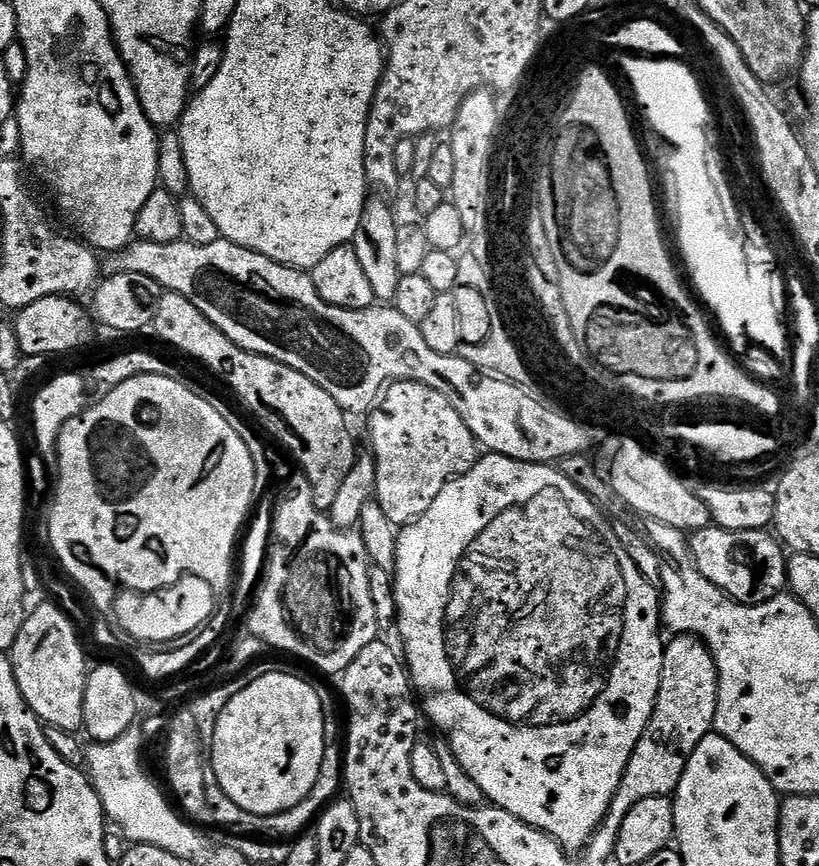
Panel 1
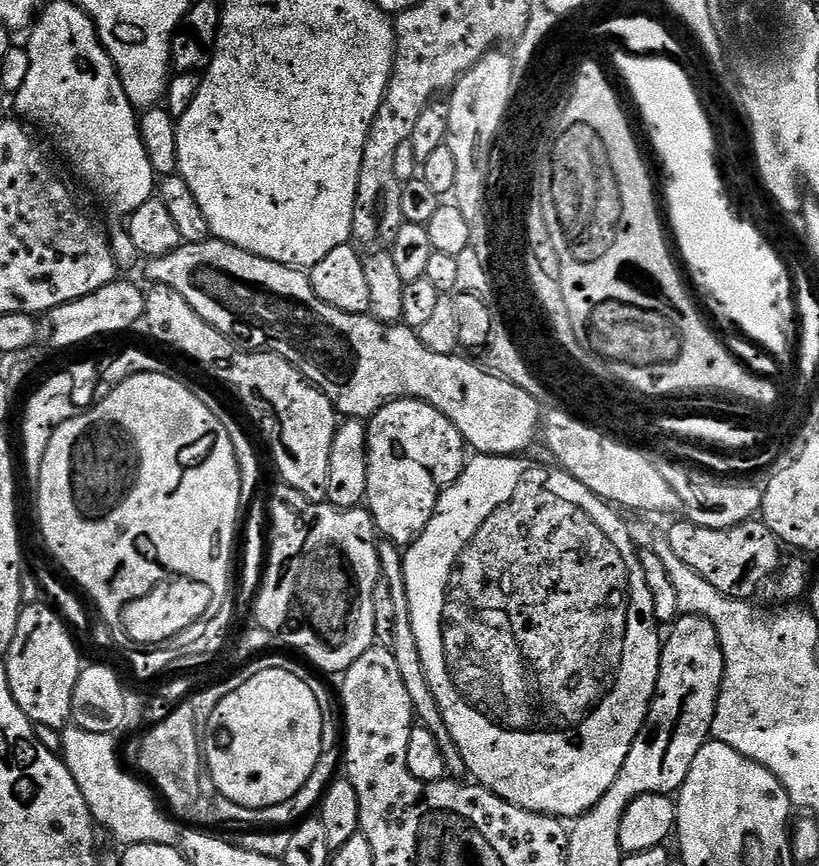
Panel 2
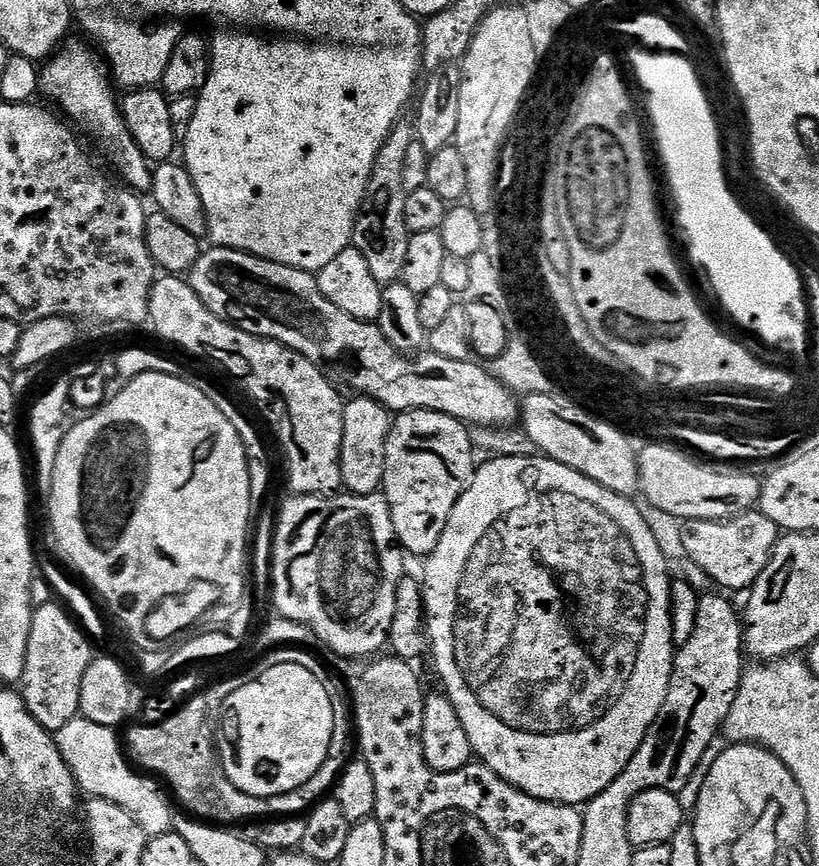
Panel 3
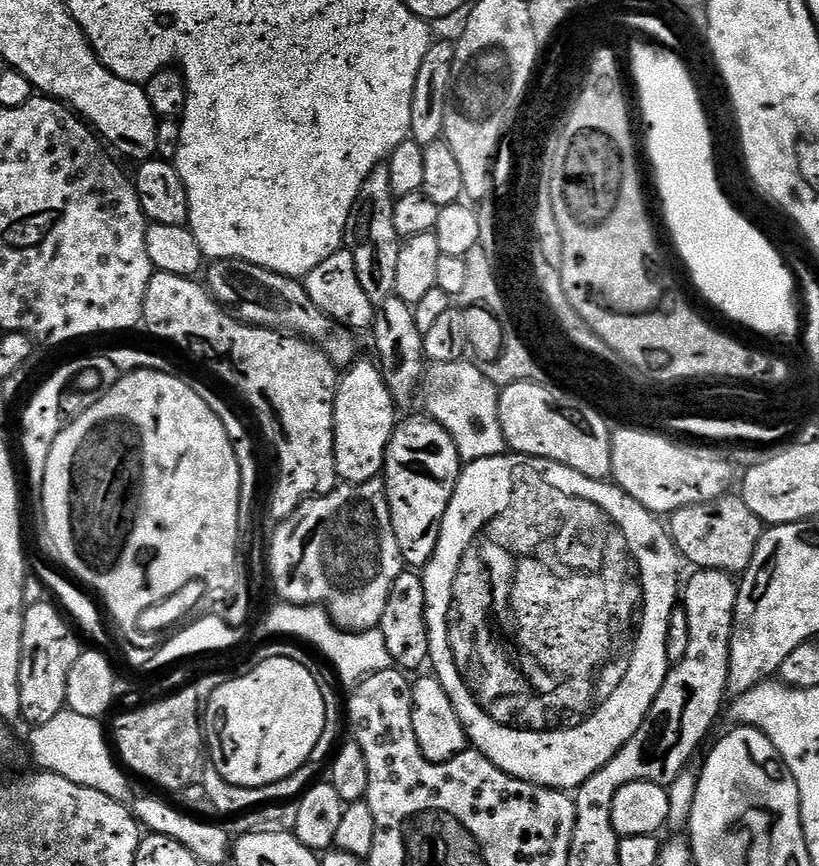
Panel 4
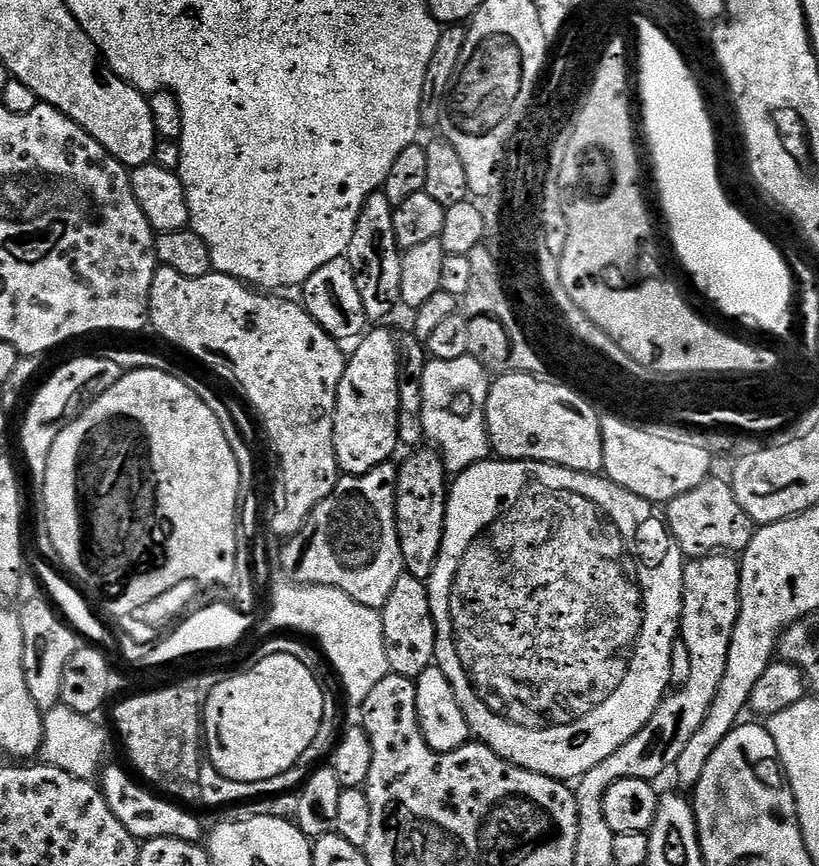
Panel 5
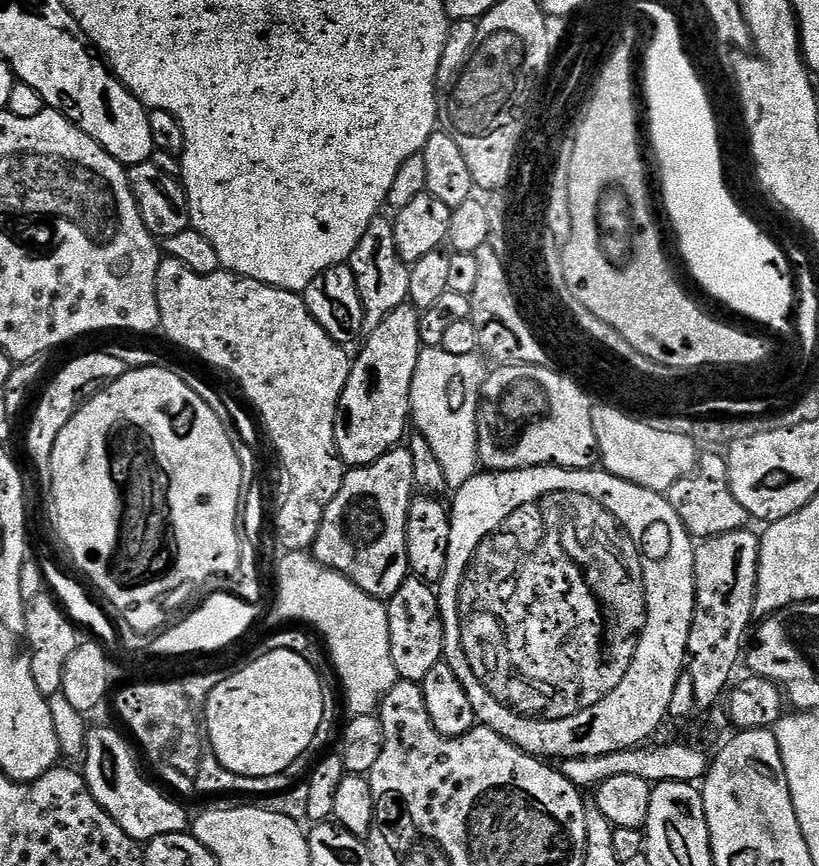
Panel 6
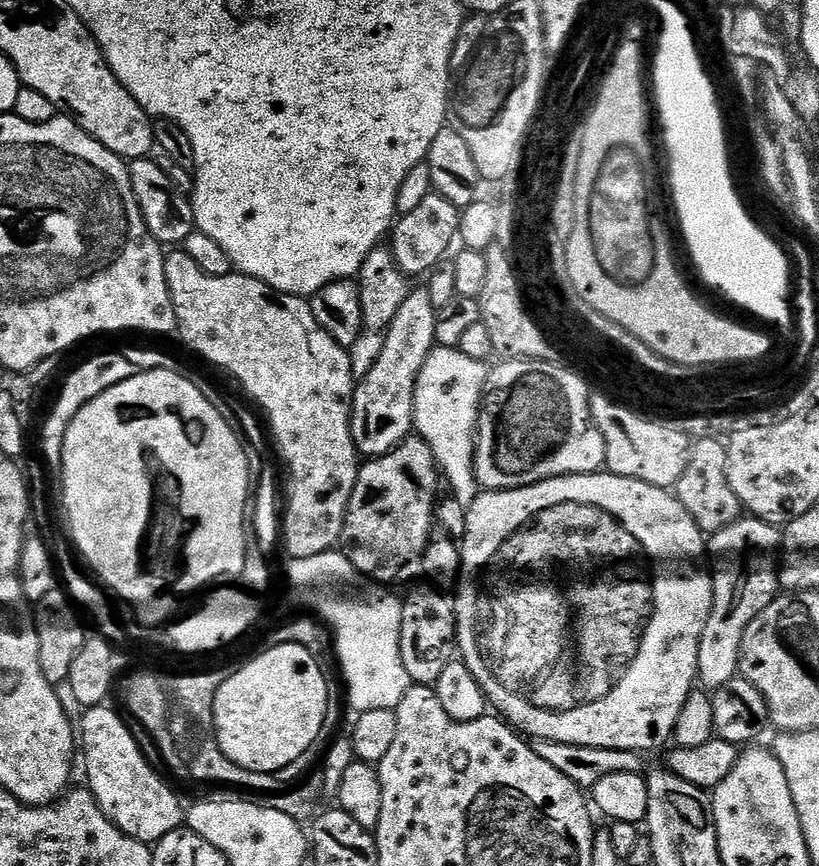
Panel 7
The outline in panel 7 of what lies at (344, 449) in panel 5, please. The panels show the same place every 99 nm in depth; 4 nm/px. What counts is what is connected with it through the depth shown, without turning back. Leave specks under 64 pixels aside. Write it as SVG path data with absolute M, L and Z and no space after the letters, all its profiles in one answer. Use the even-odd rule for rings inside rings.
M427 287L409 291L406 302L398 306L398 314L384 334L382 354L355 385L348 425L357 453L364 458L385 456L392 448L409 439L413 431L412 407L416 379L436 344L436 307L430 302Z

